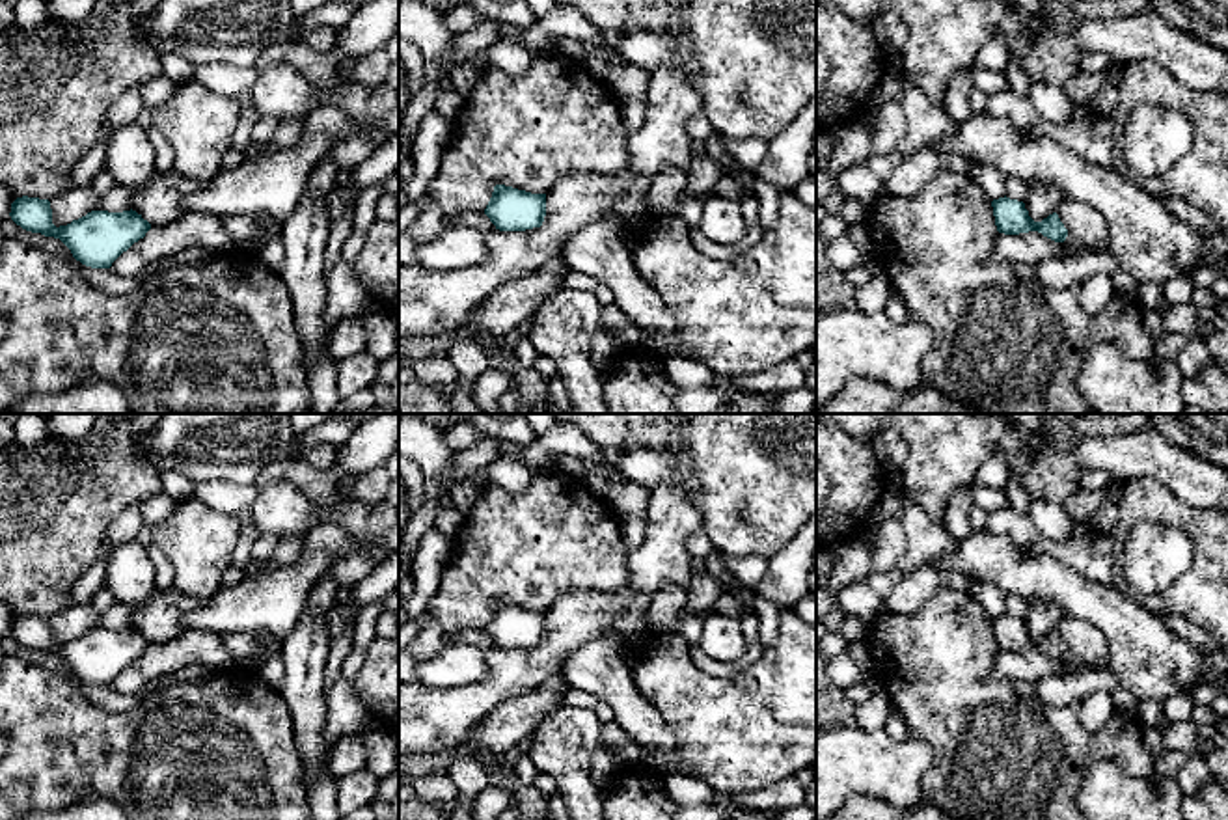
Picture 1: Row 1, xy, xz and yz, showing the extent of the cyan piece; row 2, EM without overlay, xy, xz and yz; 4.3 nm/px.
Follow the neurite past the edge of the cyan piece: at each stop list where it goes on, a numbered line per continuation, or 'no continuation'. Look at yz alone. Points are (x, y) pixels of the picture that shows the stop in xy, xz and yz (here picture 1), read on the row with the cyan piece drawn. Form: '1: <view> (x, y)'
1: yz (1070, 246)

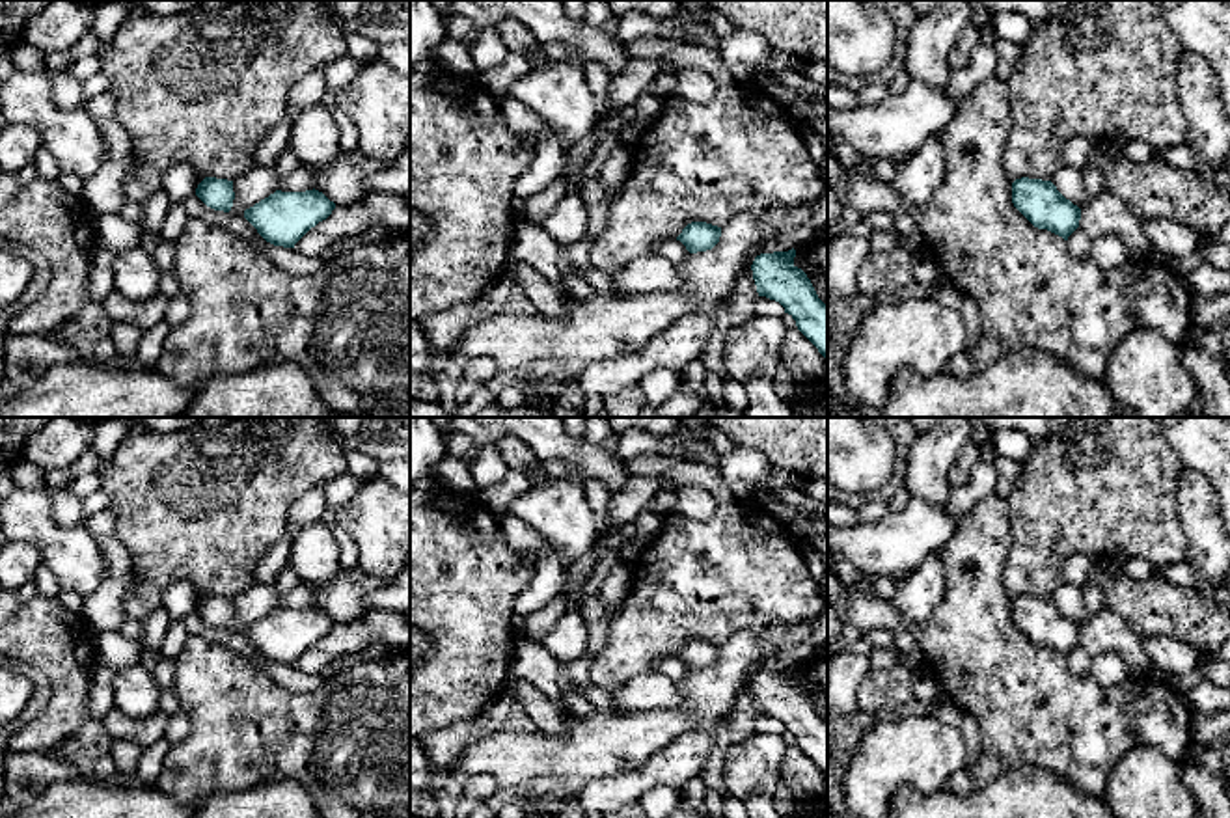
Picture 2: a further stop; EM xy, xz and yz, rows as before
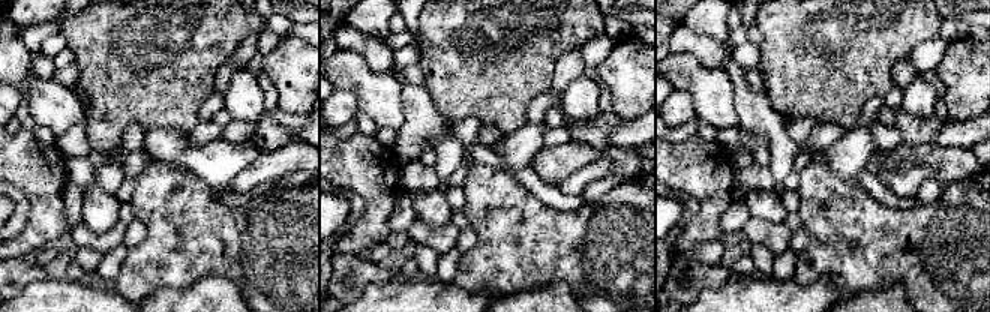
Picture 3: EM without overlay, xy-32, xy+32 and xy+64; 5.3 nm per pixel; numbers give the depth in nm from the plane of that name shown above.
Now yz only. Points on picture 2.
no continuation

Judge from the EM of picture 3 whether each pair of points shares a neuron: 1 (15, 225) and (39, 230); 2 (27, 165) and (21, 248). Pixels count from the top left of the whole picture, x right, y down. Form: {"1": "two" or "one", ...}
{"1": "two", "2": "one"}

